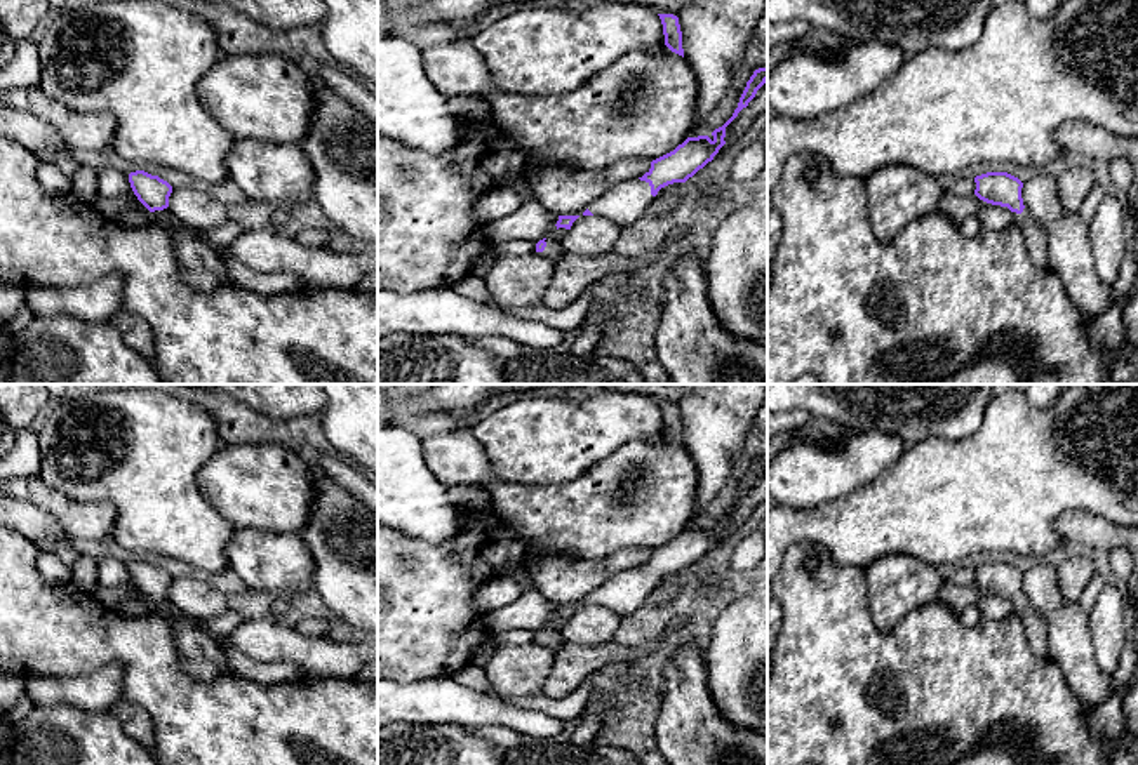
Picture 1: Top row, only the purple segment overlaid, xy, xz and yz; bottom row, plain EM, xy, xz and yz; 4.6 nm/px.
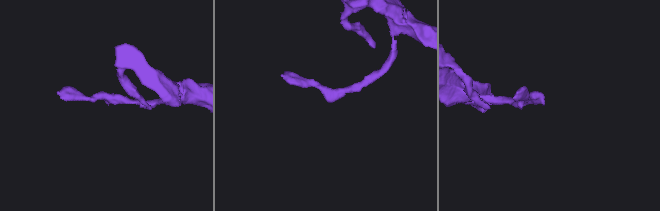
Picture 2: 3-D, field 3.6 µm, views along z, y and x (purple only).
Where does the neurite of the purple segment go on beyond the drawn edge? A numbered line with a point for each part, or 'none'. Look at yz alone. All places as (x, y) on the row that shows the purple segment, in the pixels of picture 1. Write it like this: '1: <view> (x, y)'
1: yz (1036, 242)

